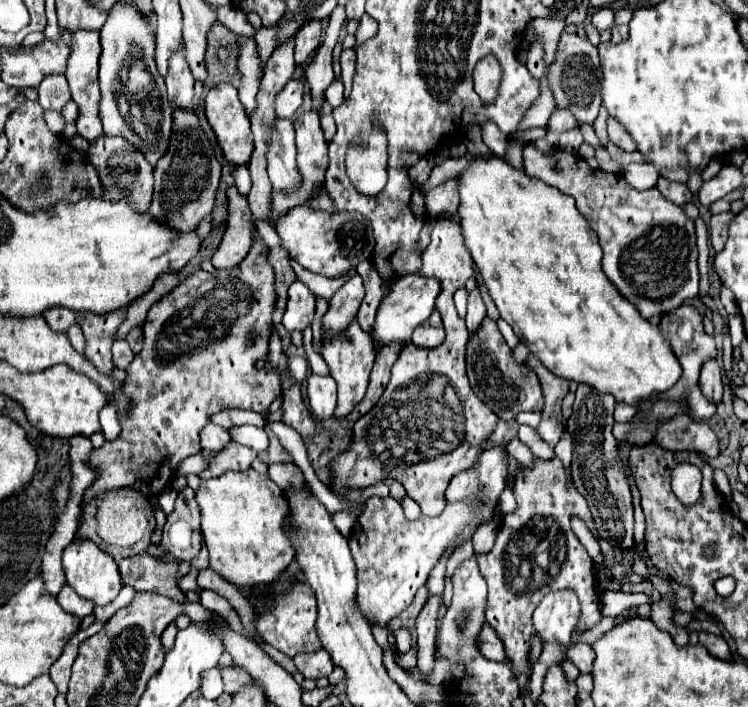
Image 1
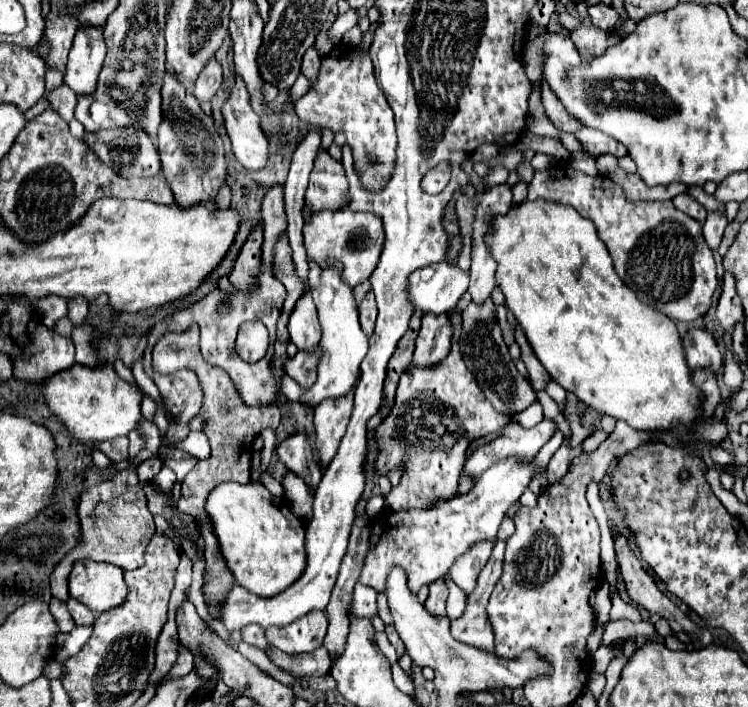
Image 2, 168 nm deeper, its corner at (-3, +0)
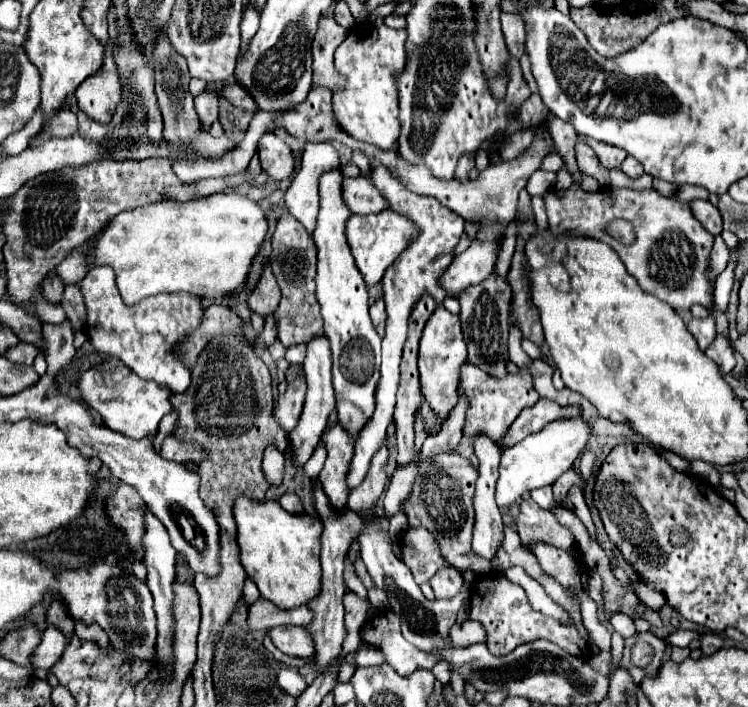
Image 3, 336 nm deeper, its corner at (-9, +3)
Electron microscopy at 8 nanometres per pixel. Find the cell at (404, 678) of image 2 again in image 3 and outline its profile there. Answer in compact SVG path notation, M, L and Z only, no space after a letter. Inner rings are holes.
M361 644L357 650L357 666L381 666L385 664L385 656L381 650L375 650L371 644Z

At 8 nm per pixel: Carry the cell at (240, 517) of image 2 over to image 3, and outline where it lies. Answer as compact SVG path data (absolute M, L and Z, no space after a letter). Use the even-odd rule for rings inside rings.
M239 494L233 506L237 522L237 544L241 550L241 564L247 576L257 584L261 598L271 600L283 610L307 604L321 586L321 542L319 530L323 524L311 514L291 514L281 508L277 500L253 500Z

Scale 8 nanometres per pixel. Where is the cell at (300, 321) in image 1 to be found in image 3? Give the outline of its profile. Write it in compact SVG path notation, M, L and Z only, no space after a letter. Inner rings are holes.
M313 336L311 342L307 342L307 356L303 362L303 370L305 370L309 390L307 390L307 398L305 398L305 406L303 406L299 424L289 434L295 464L305 464L311 458L311 454L313 454L315 446L319 444L321 434L327 426L327 418L335 410L335 392L331 386L331 350L329 350L329 342L325 336Z

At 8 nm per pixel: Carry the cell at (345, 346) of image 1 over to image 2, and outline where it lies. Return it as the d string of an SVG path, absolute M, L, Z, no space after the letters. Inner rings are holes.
M353 391L337 401L321 401L315 407L315 447L319 457L319 467L325 469L335 457L339 443L345 435L349 417L353 409Z

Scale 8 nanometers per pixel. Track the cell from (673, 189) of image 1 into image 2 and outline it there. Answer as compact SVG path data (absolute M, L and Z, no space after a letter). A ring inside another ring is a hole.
M679 195L679 197L675 197L675 199L673 199L673 205L675 205L679 211L687 213L689 217L693 217L695 221L705 223L707 211L705 211L705 209L691 197L691 195Z

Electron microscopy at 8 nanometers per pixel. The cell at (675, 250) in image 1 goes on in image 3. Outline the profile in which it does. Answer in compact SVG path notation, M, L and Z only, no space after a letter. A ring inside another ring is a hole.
M573 182L573 190L547 190L543 202L549 216L549 228L555 234L571 230L581 236L589 236L609 244L625 264L627 272L637 278L639 286L659 300L671 304L675 310L689 310L693 304L711 306L715 280L709 276L709 254L713 236L691 214L689 202L665 198L655 190L631 190L631 188L601 188L597 192L583 190ZM613 220L627 220L635 228L635 242L631 246L621 244L605 232L605 226Z

